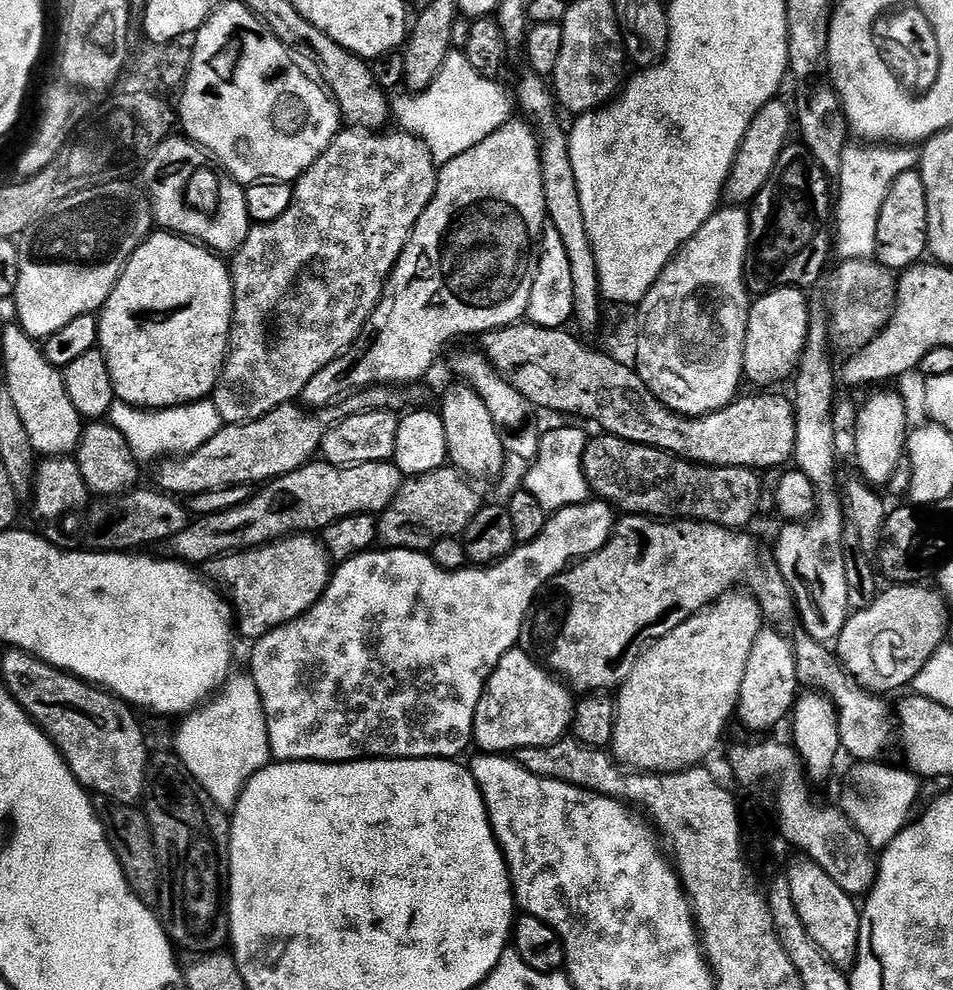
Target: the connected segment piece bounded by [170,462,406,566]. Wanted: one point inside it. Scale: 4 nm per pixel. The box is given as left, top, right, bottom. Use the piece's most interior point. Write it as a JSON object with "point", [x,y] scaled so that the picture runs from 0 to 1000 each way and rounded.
{"point":[332,501]}

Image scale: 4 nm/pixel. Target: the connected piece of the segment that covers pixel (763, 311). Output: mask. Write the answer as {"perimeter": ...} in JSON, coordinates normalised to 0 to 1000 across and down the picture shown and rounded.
{"perimeter":[[[814,289],[803,299],[793,299],[789,316],[785,322],[785,341],[781,351],[781,379],[787,385],[808,388],[812,384],[821,384],[836,373],[848,347],[848,331],[851,329],[850,303],[844,300],[845,292],[839,289]]]}

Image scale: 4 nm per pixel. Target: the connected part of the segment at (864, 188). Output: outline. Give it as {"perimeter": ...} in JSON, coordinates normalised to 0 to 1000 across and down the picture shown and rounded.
{"perimeter":[[[911,147],[915,149],[887,148],[882,154],[881,203],[875,206],[875,226],[877,222],[877,251],[886,263],[906,263],[915,261],[921,255],[921,226],[930,200],[936,191],[936,185],[949,174],[956,174],[962,169],[963,158],[953,147]]]}

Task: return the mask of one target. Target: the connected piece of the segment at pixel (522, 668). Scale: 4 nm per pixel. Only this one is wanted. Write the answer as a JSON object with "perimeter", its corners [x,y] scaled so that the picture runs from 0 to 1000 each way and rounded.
{"perimeter":[[[542,653],[533,659],[523,669],[523,673],[516,678],[516,683],[512,687],[512,691],[508,694],[508,700],[504,706],[504,712],[499,718],[499,737],[497,740],[497,752],[505,761],[508,762],[541,762],[548,756],[572,756],[573,753],[581,753],[588,746],[591,746],[597,739],[595,739],[599,729],[602,729],[604,711],[597,697],[590,691],[586,691],[583,686],[573,675],[570,670],[561,671],[552,660],[549,659],[549,654]]]}

